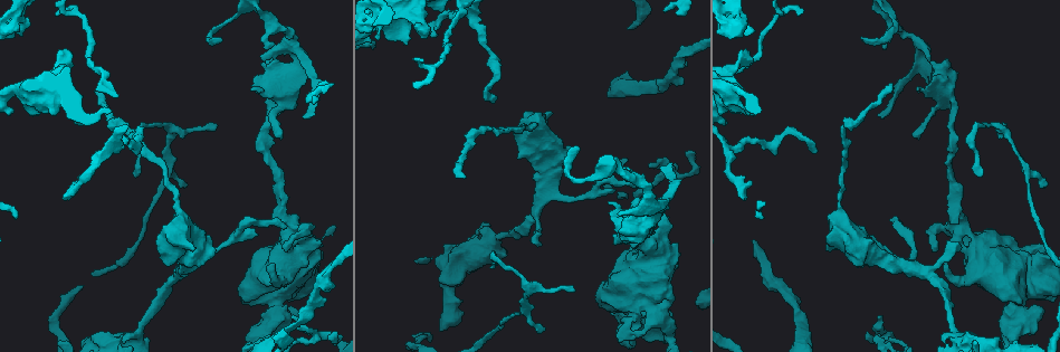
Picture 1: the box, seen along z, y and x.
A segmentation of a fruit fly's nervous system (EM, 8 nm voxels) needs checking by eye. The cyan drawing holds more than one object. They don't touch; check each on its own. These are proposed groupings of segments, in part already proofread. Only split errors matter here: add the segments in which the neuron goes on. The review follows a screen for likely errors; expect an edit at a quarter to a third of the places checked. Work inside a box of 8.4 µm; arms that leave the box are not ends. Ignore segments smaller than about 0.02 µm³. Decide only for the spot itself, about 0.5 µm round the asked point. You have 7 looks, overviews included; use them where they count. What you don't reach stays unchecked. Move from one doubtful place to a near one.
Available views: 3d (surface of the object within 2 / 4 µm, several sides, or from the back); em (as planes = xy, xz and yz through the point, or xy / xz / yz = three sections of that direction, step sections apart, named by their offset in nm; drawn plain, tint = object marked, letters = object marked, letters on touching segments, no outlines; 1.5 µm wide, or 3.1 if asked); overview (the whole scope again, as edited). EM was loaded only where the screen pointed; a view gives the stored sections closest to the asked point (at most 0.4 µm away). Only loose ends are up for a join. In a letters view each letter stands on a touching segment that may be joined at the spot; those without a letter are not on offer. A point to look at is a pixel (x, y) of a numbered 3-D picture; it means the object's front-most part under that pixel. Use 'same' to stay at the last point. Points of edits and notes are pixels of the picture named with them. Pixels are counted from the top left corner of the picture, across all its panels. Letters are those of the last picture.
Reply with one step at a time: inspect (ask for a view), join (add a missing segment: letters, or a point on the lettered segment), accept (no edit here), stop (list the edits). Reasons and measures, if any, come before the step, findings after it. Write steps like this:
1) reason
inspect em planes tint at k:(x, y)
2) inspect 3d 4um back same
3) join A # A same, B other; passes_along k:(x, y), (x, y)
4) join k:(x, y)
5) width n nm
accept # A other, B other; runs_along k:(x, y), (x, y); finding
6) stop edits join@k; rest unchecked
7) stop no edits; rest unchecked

branch stops here
inspect em planes letters at 1:(281, 138)

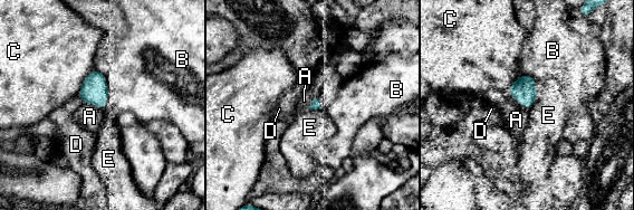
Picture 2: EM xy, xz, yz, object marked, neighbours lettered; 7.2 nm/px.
accept # A other, B other, C other, D other, E other; border 2:(84, 102), (95, 104), (103, 110); none of them fits

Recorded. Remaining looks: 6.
an open end
inspect em yz step 4 tint at 1:(945, 61)

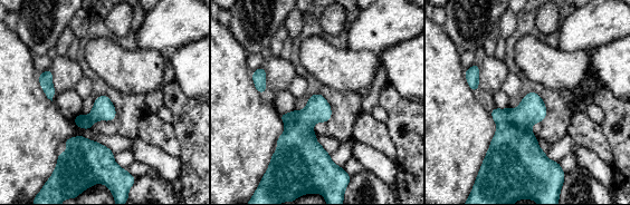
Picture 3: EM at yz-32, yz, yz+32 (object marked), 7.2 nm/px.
inspect em planes letters same

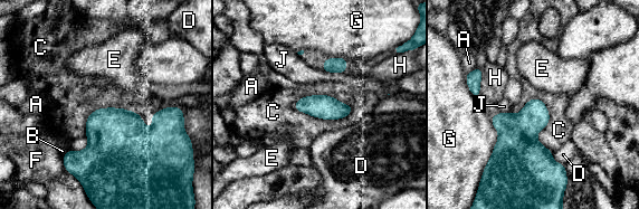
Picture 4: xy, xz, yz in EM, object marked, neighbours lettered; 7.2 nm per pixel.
width 180 nm
accept # A other, B other, C other, D other, E other, F other, G other, H other, J other; border 4:(293, 104), (322, 119), (353, 107); no lettered segment goes on from it

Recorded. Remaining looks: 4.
free end
inspect em planes letters at 1:(22, 26)

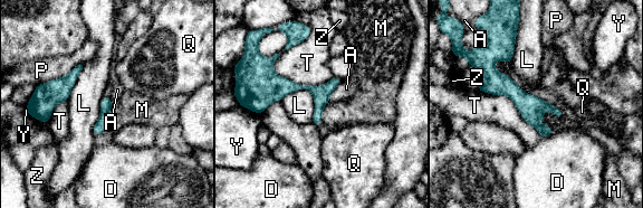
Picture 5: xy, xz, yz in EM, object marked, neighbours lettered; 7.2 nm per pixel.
accept # A other, D other, L other, M other, P other, Q other, T other, Y other, Z other; runs_along 5:(501, 48), (491, 71), (549, 132); no lettered segment goes on from it

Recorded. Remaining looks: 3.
stop no edits; rest unchecked

